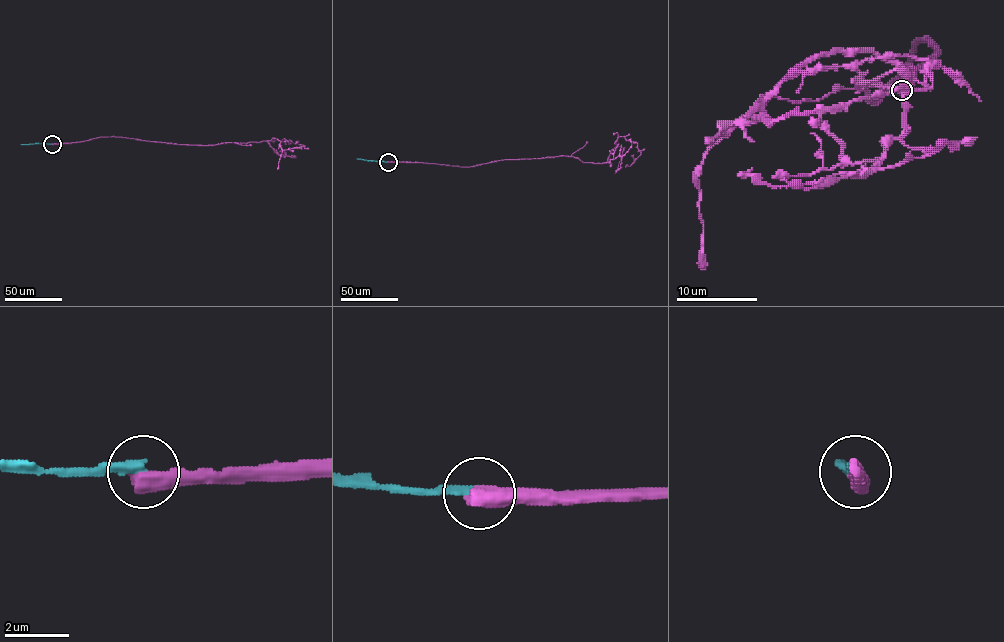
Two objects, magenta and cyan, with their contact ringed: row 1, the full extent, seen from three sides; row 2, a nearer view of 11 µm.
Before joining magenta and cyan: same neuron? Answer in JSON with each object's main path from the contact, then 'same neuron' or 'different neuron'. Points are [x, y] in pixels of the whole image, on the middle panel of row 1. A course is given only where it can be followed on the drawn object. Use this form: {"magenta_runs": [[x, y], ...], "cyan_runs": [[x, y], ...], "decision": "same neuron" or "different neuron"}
{"magenta_runs": [[388, 162], [469, 167], [569, 156], [605, 163], [623, 136], [636, 142], [640, 153], [625, 165]], "cyan_runs": [[388, 162], [356, 158]], "decision": "different neuron"}

